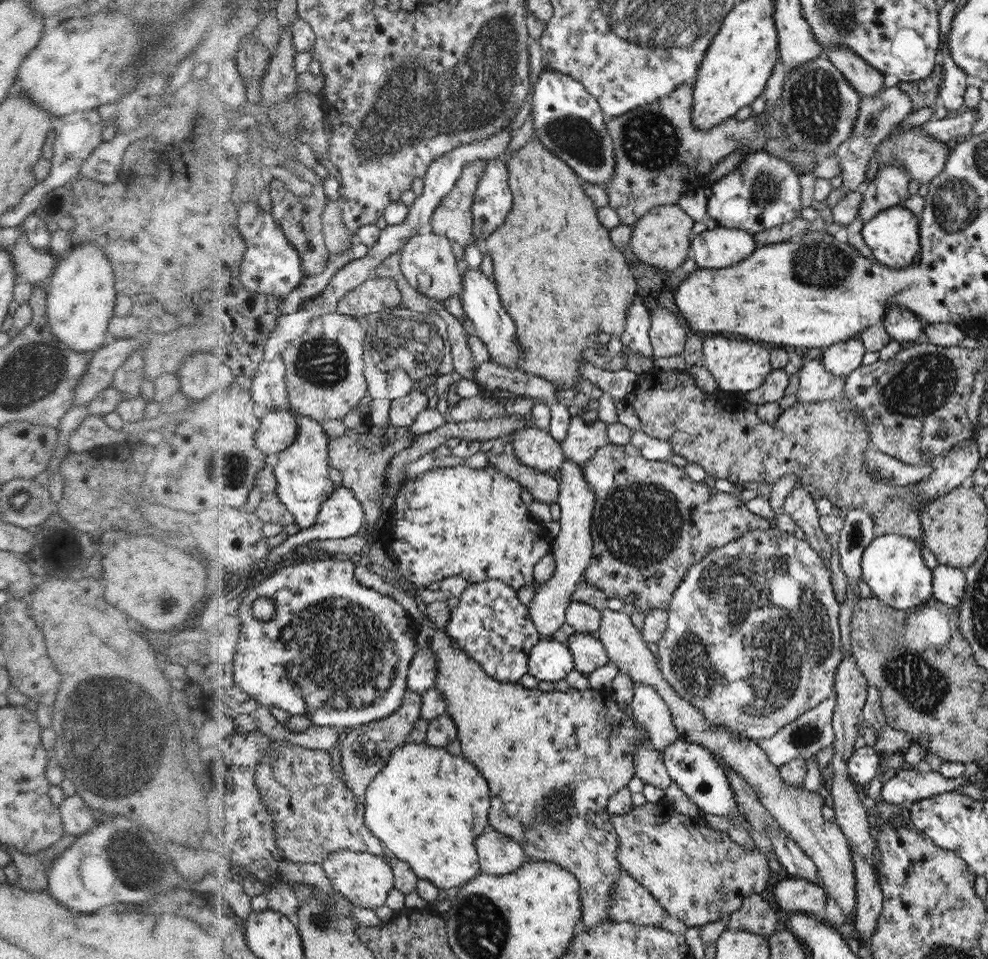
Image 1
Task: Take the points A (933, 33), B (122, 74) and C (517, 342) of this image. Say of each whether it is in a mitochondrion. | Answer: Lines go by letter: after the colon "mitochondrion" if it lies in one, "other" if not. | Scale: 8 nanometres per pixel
A: other
B: mitochondrion
C: other

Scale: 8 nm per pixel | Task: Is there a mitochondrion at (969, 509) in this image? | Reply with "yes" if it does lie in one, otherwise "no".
no

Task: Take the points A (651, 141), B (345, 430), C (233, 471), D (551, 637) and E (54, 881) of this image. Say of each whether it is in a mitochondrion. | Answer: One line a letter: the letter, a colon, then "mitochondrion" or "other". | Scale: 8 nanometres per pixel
A: mitochondrion
B: other
C: mitochondrion
D: other
E: other

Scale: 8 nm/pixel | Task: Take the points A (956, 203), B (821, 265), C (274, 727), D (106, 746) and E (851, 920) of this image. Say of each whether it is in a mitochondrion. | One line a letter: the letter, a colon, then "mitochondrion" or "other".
A: mitochondrion
B: mitochondrion
C: other
D: mitochondrion
E: other

